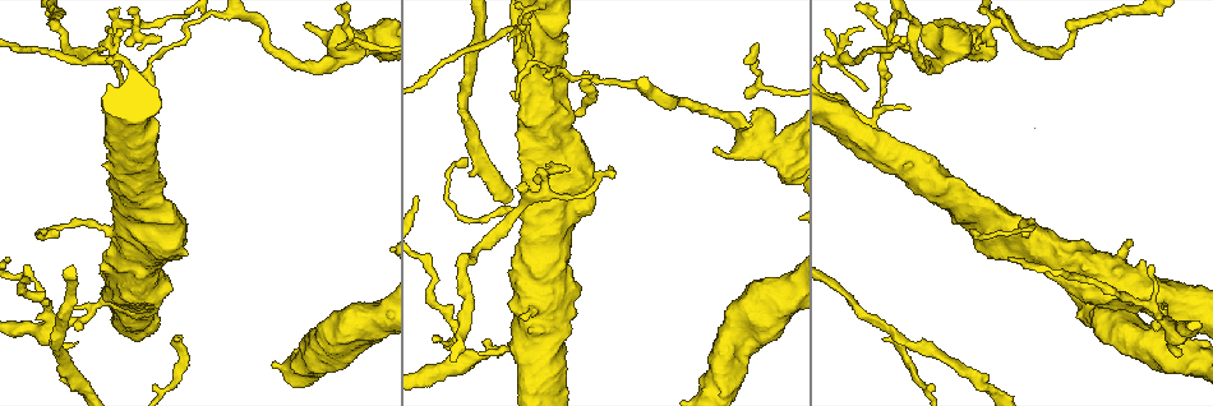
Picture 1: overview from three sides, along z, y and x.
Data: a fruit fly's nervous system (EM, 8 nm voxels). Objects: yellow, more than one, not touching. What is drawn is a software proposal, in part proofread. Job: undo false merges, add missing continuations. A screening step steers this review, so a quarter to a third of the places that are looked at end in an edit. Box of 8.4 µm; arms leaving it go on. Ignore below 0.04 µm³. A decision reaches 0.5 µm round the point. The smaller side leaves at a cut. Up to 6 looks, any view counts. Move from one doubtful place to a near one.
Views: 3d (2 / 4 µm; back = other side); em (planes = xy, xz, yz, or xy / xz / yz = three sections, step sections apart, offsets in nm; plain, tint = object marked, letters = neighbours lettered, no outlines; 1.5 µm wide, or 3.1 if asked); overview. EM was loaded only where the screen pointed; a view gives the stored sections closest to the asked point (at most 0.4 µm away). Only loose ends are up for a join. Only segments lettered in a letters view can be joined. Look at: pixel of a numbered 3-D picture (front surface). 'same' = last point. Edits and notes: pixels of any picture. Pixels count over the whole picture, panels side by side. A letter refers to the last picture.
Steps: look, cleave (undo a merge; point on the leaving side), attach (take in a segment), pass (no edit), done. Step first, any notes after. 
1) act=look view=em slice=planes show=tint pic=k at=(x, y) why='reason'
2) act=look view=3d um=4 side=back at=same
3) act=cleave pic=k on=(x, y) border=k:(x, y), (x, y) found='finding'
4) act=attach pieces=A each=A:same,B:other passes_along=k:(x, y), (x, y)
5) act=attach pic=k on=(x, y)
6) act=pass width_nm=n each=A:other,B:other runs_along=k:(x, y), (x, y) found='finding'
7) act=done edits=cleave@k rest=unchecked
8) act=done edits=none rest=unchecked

act=look view=3d um=2 pic=1 at=(881, 94) why='narrows sharply'

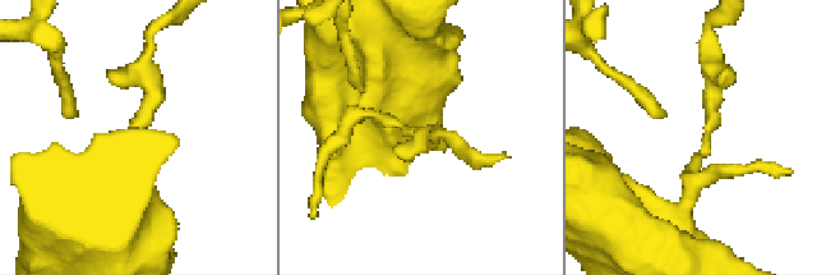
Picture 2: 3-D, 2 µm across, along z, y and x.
act=look view=em slice=xy step=4 show=tint pic=2 at=(706, 128)

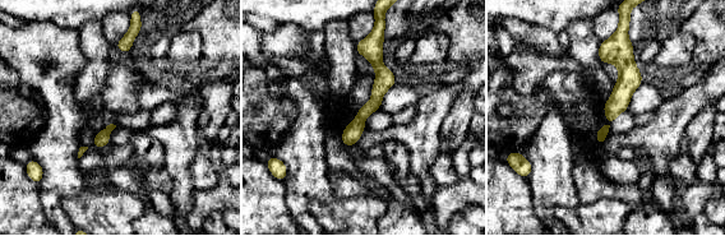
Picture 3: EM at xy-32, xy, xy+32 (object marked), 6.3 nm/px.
act=look view=em slice=planes show=letters at=same why='cut it another way'

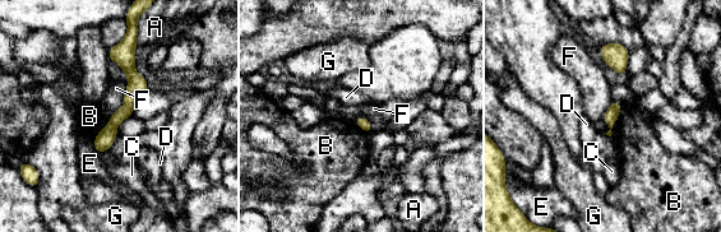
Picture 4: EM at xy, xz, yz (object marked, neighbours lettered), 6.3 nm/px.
act=cleave pic=4 on=(133, 92) each=A:other,B:other,C:other,D:other,E:other,F:other,G:other part_leaving=4:(130, 45), (133, 93), (112, 121) found='a second neuron is stuck on'

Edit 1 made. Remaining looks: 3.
act=look view=overview why='see it whole again'

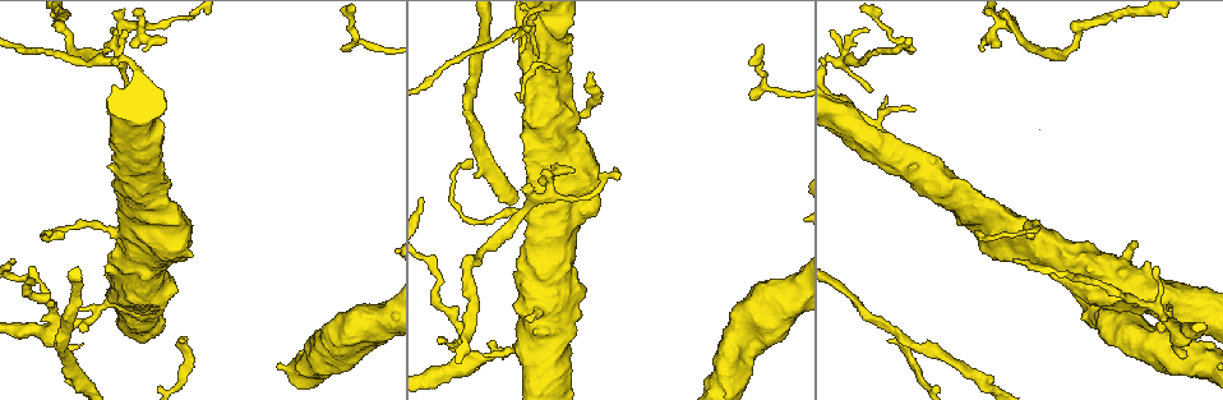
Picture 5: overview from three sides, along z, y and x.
act=look view=em slice=planes show=tint pic=5 at=(984, 38) why='tapers out'

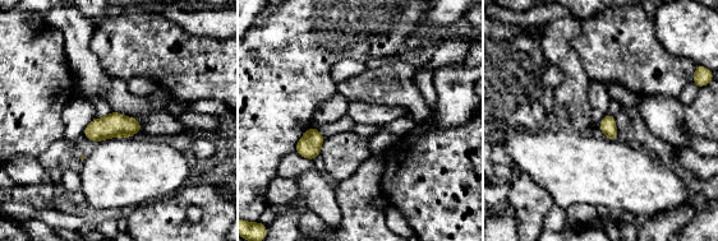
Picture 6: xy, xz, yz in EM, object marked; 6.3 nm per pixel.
act=look view=em slice=planes show=letters at=same

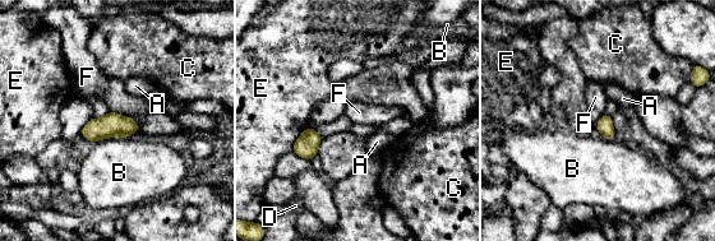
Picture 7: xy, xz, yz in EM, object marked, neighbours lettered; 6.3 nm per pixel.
act=pass each=A:other,B:other,C:other,D:other,E:other,F:other border=7:(109, 110), (130, 116), (139, 130) found='no lettered segment goes on from it'

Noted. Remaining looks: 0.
act=done edits=cleave@4 rest=unchecked

